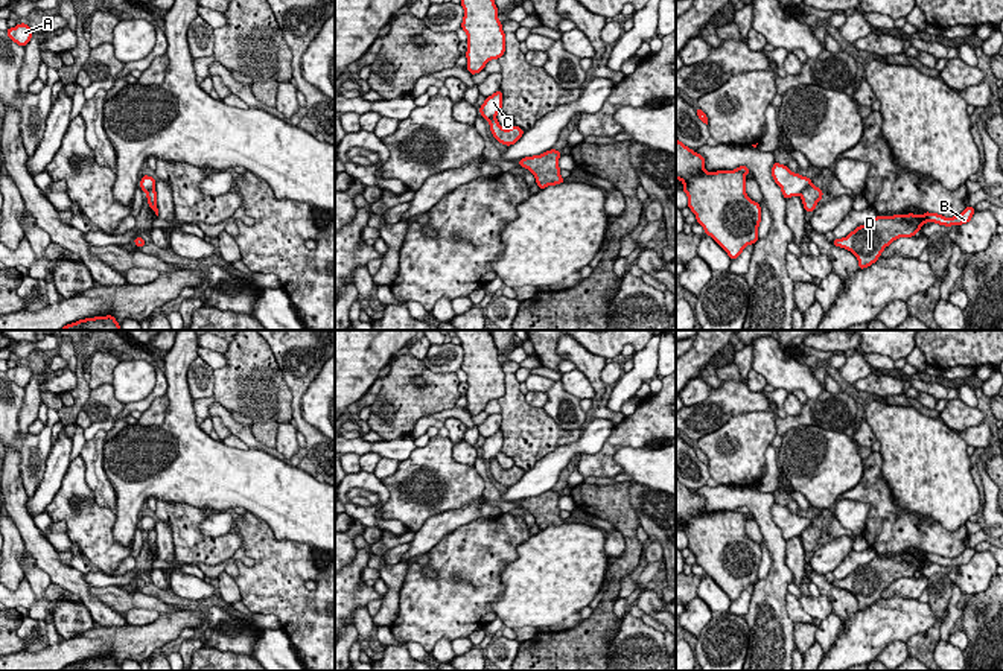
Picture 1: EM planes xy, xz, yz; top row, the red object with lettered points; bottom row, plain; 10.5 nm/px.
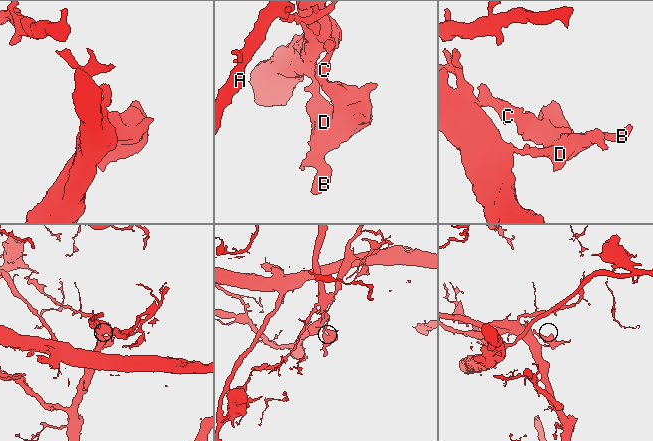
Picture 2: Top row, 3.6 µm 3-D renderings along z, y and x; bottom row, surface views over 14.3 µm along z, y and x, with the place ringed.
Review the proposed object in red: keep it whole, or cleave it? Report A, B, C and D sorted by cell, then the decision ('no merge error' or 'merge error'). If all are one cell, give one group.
A B D / C; merge error

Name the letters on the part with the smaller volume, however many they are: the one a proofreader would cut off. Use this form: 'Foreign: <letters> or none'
Foreign: C

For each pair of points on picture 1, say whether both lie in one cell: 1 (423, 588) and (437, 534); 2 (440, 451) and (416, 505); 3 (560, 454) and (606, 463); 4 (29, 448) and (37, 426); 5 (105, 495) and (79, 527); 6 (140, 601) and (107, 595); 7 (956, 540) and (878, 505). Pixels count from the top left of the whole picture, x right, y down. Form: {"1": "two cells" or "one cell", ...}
{"1": "two cells", "2": "one cell", "3": "two cells", "4": "two cells", "5": "two cells", "6": "one cell", "7": "one cell"}

